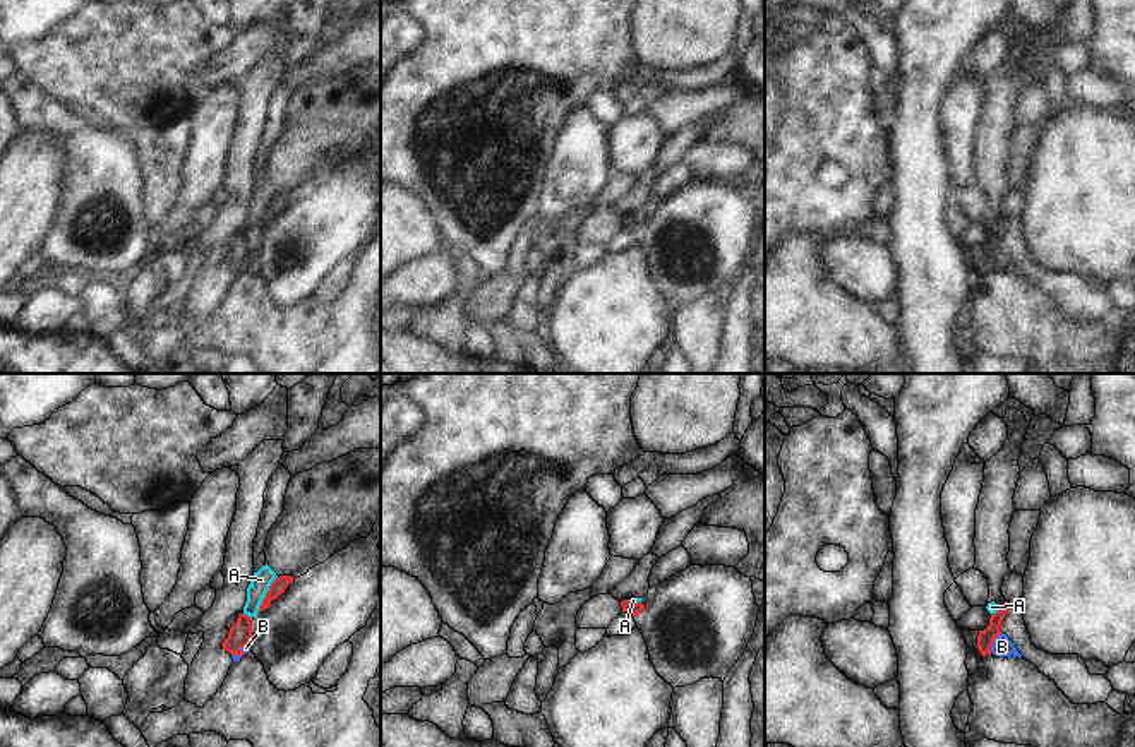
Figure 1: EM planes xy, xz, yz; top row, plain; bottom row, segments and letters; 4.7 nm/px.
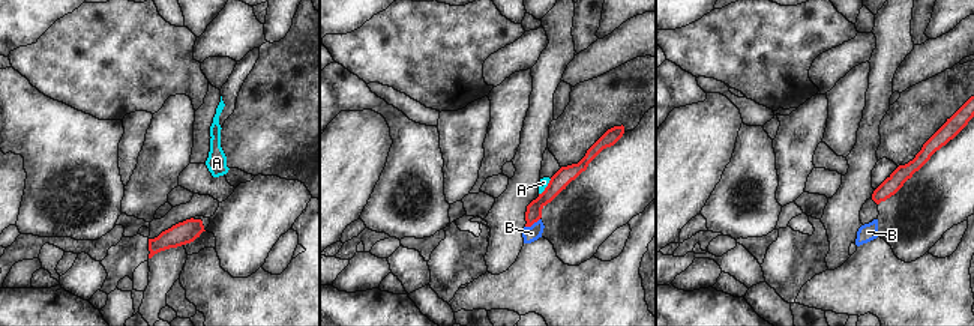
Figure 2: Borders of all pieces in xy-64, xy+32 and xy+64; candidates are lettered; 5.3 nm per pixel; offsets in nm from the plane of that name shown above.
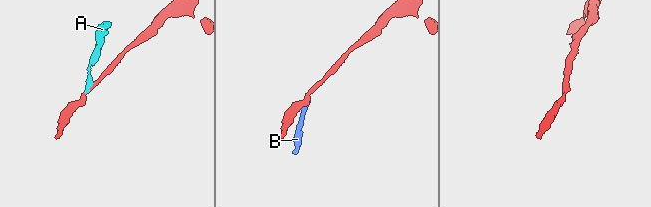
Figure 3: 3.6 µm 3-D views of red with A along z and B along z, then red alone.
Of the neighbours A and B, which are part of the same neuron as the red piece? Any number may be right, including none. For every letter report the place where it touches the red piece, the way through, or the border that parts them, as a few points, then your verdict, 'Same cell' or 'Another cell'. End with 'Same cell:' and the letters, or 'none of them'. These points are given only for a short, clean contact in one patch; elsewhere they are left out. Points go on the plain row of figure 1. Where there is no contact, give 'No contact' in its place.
A: Touches red at xy (266, 211). Boundary: xy (276, 192), (256, 228). Another cell
B: Touches red at yz (991, 259). Boundary: yz (1002, 249), (993, 257), (990, 268). Another cell
Same cell: none of them.

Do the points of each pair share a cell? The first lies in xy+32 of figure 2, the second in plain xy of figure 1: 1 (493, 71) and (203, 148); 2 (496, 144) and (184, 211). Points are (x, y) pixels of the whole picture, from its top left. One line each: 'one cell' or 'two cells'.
1: two cells
2: one cell

